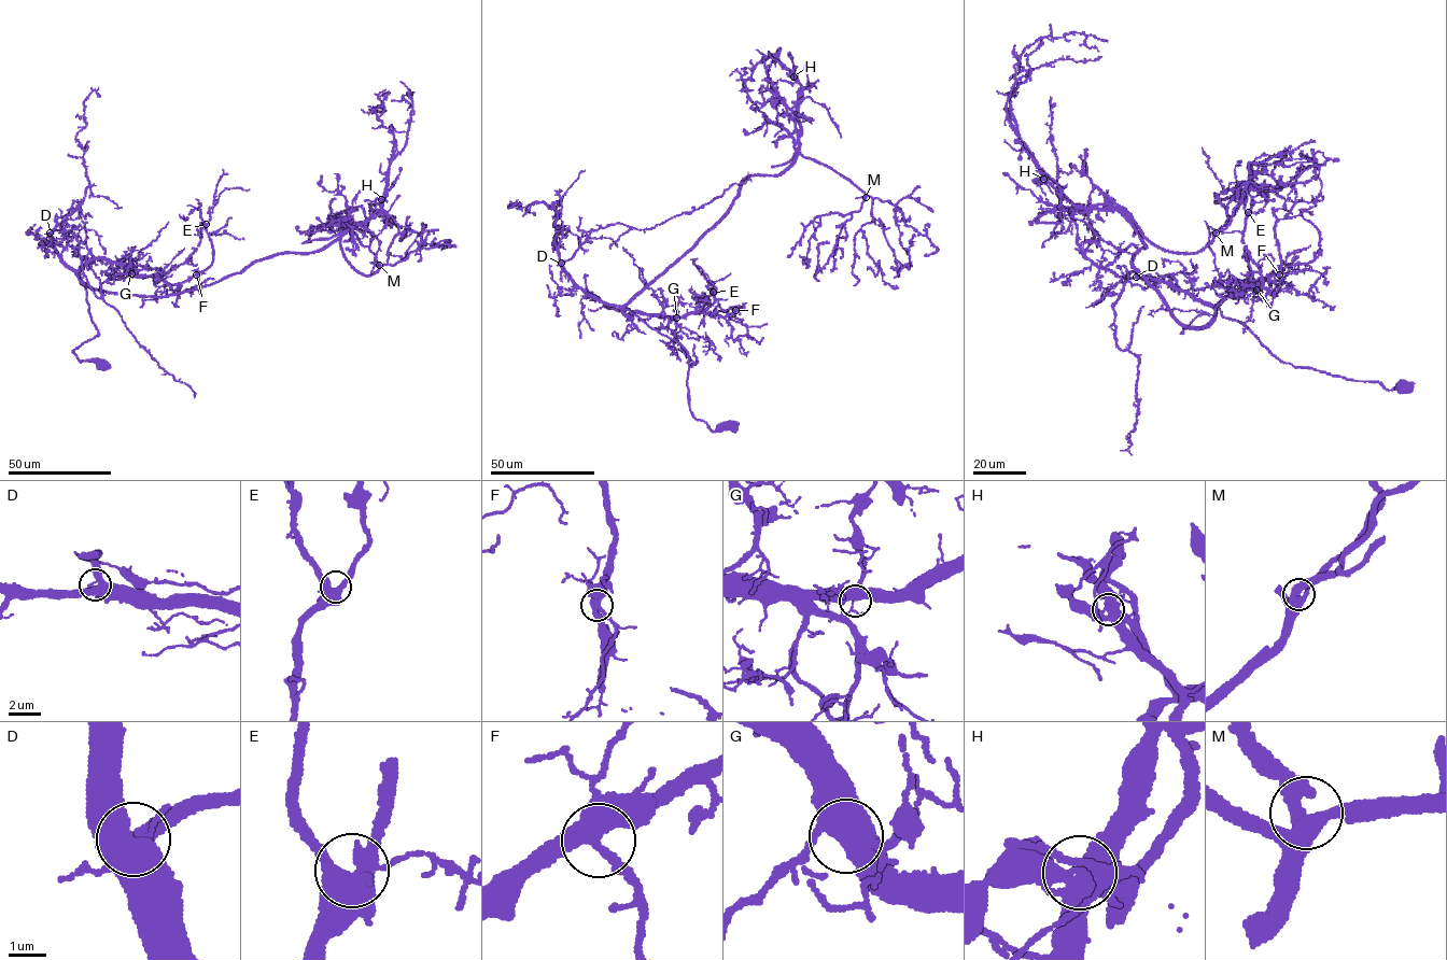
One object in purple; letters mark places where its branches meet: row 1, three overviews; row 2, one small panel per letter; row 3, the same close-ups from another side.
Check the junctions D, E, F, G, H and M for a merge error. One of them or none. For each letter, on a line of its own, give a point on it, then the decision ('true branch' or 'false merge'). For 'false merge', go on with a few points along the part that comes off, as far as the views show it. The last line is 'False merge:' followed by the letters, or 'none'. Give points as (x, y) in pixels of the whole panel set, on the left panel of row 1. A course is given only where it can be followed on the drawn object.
D: place (50, 233); true branch
E: place (206, 224); true branch
F: place (196, 274); true branch
G: place (131, 273); true branch
H: place (381, 199); false merge; course (380, 199), (339, 240), (368, 276), (398, 234), (418, 234), (404, 257), (388, 252)
M: place (379, 265); true branch
False merge: H

